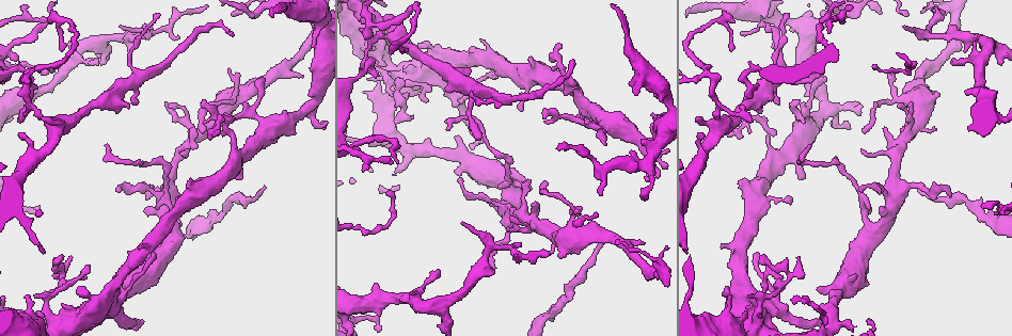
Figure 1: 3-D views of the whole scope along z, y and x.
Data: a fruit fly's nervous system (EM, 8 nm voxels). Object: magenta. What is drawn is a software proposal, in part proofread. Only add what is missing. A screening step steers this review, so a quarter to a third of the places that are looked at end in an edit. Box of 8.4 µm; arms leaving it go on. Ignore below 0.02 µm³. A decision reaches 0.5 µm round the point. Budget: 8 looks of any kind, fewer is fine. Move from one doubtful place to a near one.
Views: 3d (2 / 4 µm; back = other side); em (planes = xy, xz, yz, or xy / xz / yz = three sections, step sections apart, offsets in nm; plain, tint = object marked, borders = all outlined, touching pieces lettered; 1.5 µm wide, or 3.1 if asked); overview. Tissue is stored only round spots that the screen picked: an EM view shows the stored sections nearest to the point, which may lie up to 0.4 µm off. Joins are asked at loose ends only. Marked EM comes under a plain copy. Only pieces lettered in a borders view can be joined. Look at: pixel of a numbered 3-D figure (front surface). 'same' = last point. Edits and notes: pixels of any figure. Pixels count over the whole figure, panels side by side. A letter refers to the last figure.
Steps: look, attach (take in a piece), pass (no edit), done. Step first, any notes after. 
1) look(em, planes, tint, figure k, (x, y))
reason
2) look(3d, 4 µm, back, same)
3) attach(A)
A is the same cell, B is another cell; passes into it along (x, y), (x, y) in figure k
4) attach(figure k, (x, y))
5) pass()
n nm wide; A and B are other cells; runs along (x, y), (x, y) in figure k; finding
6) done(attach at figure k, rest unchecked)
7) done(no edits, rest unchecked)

look(3d, 2 µm, back, figure 1, (19, 119))
branch stops here

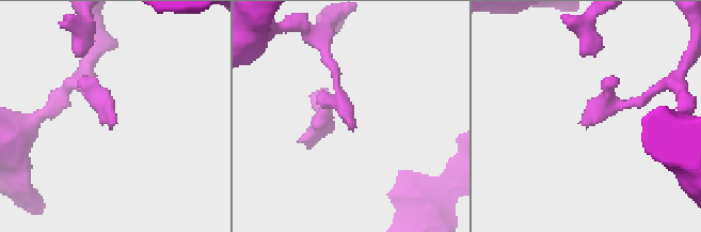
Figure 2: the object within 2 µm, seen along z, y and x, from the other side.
look(em, xy, step 8, borders, figure 2, (113, 120))
shape alone is not enough

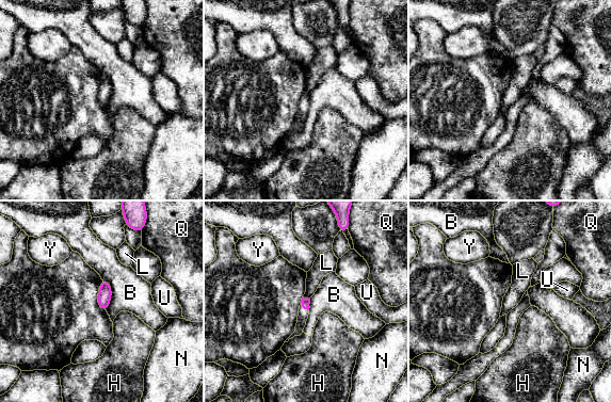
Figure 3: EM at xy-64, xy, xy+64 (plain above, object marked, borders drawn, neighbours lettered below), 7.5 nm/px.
pass()
B, H, L, N, Q, U and Y are other cells; border along (101, 278), (111, 289), (106, 310) in figure 3; none of them fits

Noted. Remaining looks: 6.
look(em, planes, borders, figure 1, (531, 188))
an open end

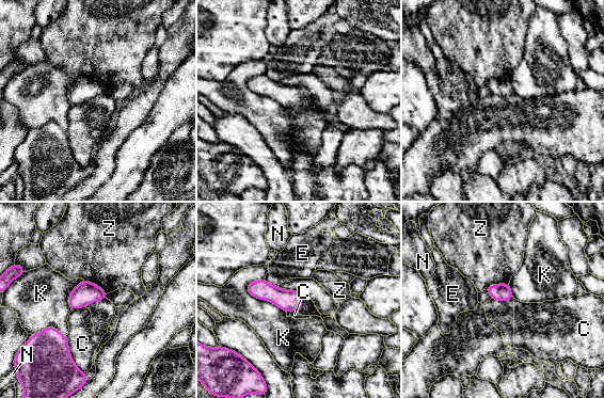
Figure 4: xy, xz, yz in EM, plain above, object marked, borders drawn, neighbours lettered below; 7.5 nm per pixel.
pass()
130 nm wide; C, E, K, N and Z are other cells; no lettered piece goes on from it

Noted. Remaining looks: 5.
look(3d, 2 µm, figure 1, (800, 178))

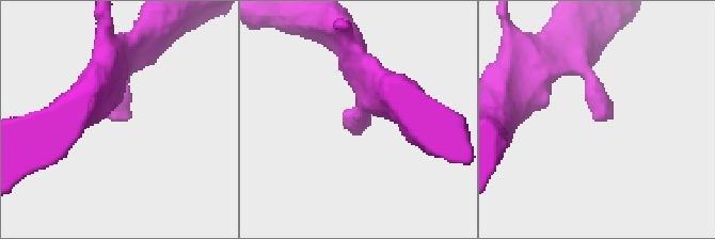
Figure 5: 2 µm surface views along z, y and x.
look(em, xy, step 8, tint, figure 5, (366, 118))

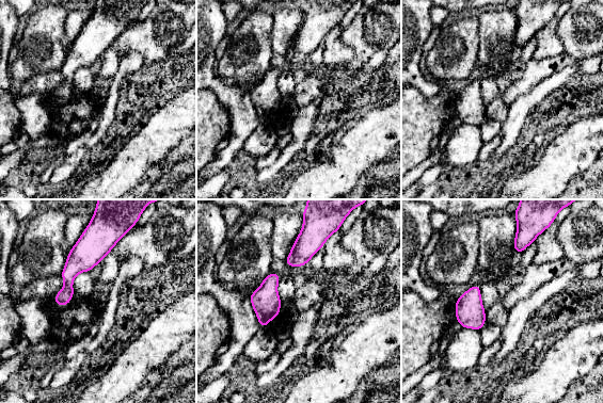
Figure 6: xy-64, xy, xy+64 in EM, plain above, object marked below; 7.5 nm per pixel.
look(em, planes, borders, same)
cut it another way

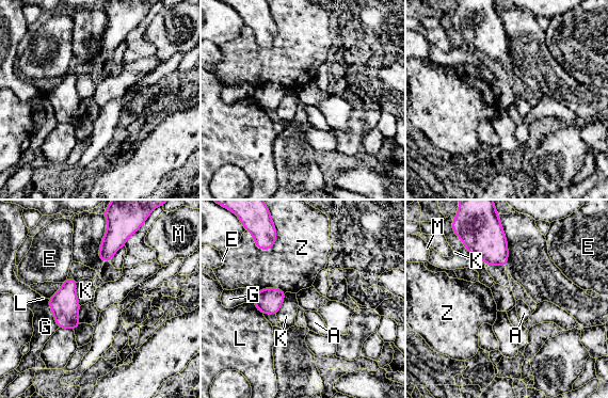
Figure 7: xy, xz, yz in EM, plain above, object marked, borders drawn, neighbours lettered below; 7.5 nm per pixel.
pass()
G touches over 240 nm; A, E, G, K, L, M and Z are other cells; border along (77, 282), (76, 297), (80, 305) in figure 7; none of them fits

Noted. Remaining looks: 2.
done(no edits, rest unchecked)

